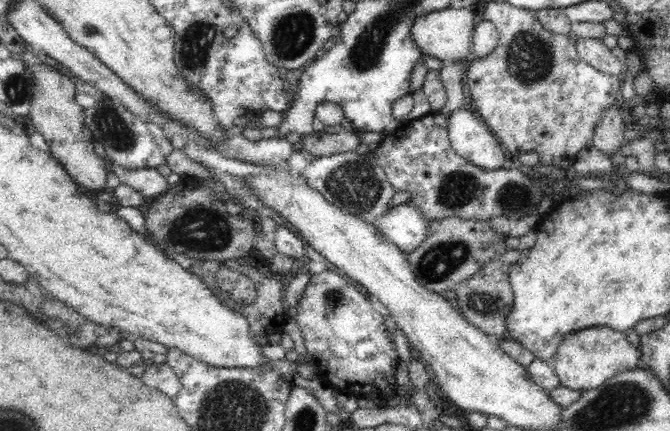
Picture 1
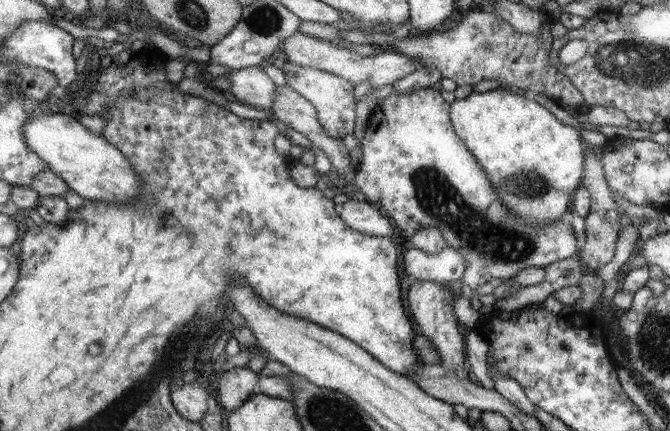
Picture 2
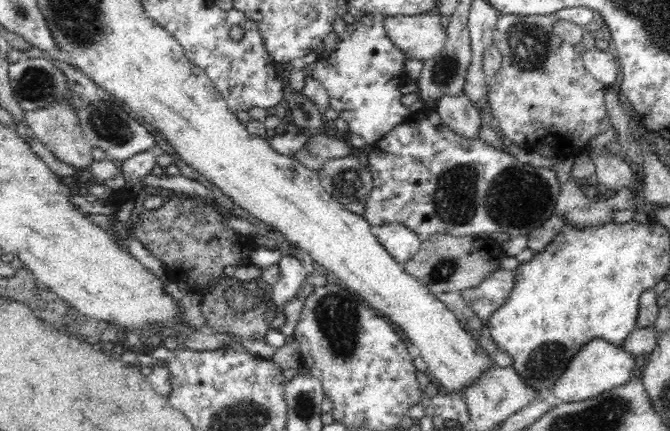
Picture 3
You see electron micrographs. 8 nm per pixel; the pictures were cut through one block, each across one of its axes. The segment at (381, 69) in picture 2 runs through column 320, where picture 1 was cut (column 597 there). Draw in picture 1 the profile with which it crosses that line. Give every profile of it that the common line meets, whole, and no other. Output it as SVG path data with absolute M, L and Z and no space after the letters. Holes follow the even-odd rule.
M582 38L578 39L575 45L579 57L590 66L596 67L596 70L614 77L620 74L622 62L612 53L610 48L604 45L602 39Z

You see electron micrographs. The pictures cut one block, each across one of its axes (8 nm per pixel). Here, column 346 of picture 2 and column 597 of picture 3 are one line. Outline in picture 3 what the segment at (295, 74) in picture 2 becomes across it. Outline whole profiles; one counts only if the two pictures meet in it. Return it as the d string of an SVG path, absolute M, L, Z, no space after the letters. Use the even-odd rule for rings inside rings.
M499 14L493 32L493 45L501 52L503 60L496 74L486 75L490 108L498 118L504 136L516 144L536 146L550 144L552 154L559 157L576 156L584 152L591 138L611 128L604 96L608 86L593 80L572 43L562 40L554 31L556 19L551 15Z

